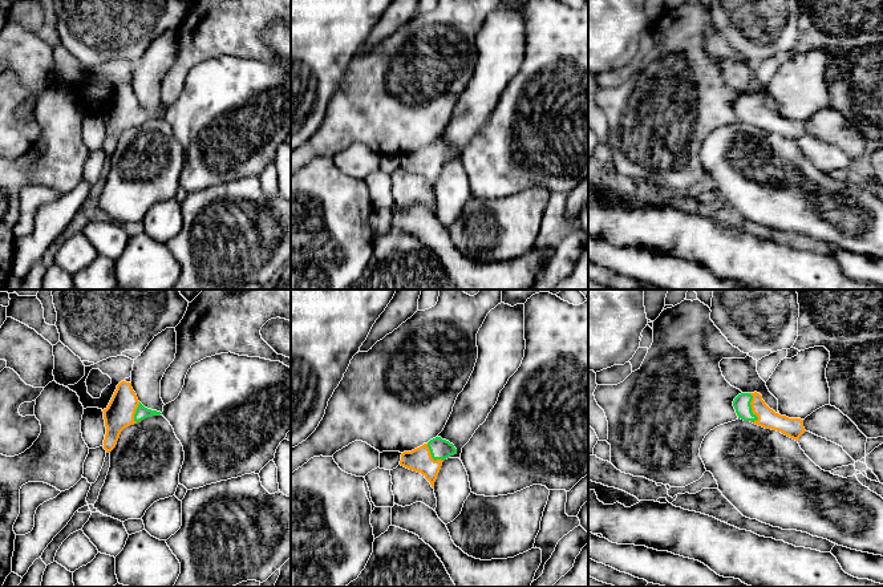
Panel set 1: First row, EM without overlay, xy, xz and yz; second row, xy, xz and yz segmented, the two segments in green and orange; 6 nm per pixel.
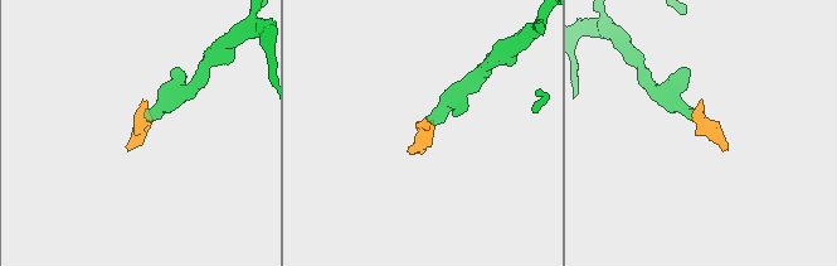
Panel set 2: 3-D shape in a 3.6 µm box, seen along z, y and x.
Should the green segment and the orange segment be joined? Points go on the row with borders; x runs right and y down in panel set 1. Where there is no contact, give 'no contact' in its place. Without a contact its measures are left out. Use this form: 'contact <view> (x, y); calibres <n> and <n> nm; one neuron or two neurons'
contact yz (750, 408); calibres 100 and 120 nm; one neuron

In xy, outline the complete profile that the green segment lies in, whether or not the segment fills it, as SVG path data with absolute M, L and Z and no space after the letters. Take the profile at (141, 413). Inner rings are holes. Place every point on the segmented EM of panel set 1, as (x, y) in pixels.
M131 377L125 378L117 385L117 389L104 412L106 434L104 449L110 453L120 438L121 432L142 420L153 416L161 416L161 412L145 408L137 398L131 388Z

